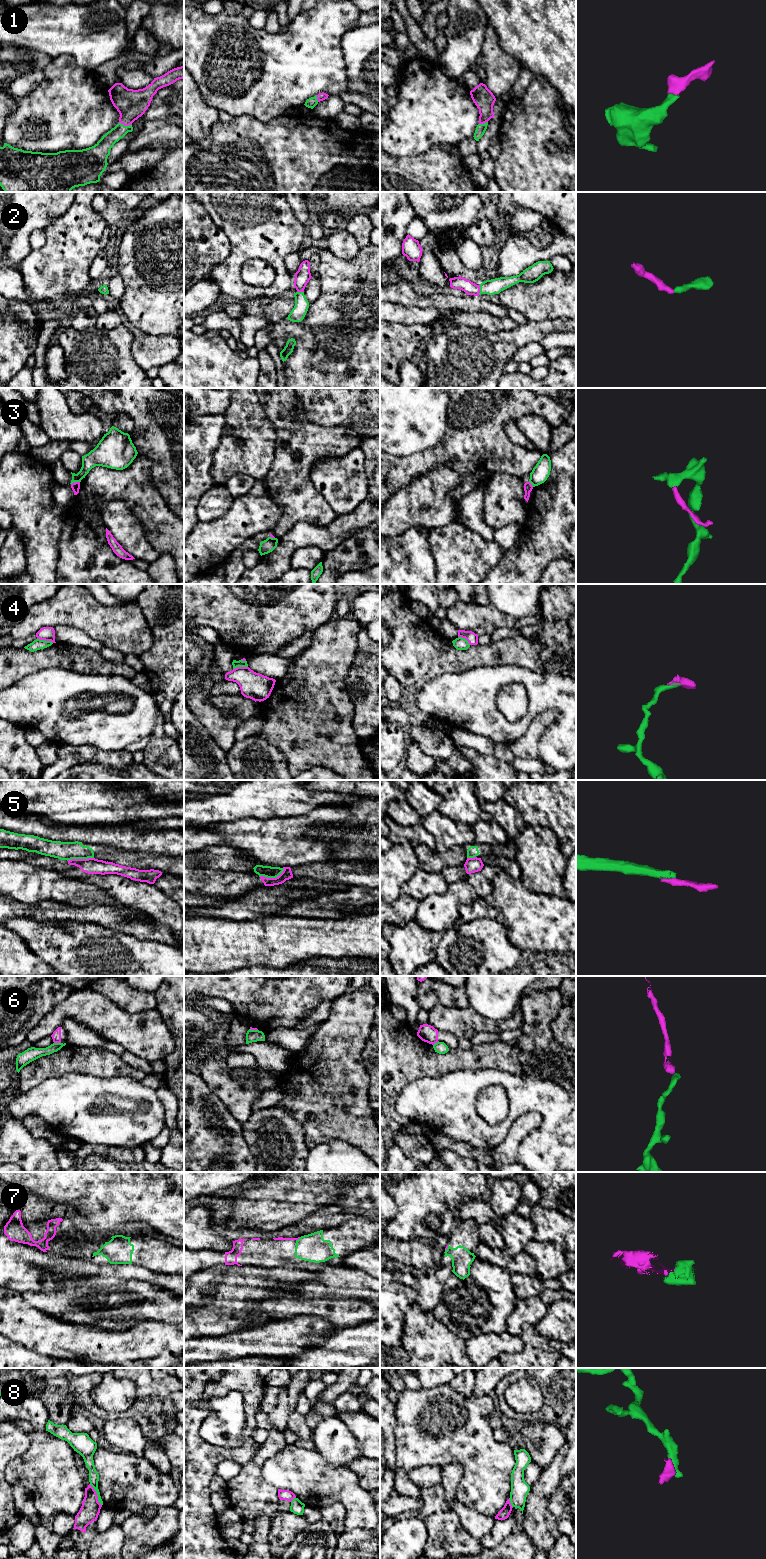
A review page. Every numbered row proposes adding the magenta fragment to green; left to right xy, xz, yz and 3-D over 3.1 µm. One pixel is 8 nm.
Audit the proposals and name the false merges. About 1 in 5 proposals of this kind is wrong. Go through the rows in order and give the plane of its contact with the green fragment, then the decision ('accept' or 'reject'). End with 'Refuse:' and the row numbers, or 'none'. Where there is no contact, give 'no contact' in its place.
1: contact in xy; accept
2: contact in yz; accept
3: contact in xy; reject
4: contact in xy; reject
5: contact in xz; reject
6: contact in xy; reject
7: contact in yz; accept
8: contact in xy; reject
Refuse: 3, 4, 5, 6, 8

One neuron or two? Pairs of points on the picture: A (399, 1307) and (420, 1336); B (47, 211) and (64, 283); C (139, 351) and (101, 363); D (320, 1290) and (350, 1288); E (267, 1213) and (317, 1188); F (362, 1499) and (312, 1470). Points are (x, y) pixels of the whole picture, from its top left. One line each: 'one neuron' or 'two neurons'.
A: two neurons
B: two neurons
C: two neurons
D: one neuron
E: one neuron
F: one neuron

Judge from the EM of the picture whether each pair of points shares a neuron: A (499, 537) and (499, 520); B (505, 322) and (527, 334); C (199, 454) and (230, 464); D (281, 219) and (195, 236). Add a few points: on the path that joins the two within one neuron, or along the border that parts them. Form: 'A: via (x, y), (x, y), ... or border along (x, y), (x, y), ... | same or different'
A: border along (520, 525), (507, 524), (495, 530) | different
B: border along (518, 325), (507, 330), (494, 331), (492, 333) | different
C: border along (221, 436), (213, 453), (211, 477), (214, 481) | different
D: border along (207, 213), (227, 237), (230, 244), (230, 253) | different

